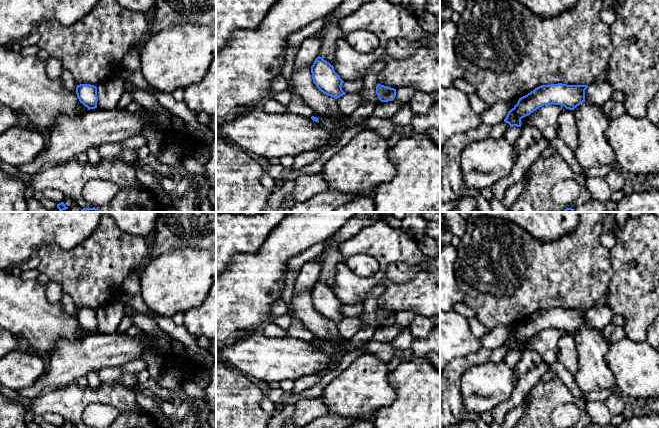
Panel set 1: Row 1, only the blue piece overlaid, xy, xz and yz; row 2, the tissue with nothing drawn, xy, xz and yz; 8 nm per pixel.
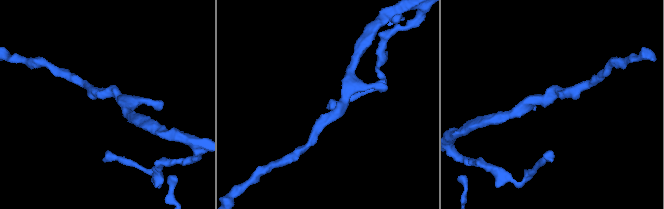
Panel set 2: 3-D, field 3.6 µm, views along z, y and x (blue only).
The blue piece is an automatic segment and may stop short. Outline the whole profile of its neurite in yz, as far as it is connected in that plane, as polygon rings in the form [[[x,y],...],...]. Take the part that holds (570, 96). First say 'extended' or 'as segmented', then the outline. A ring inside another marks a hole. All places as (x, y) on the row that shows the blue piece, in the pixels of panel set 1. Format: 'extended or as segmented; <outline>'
as segmented; [[[551,84],[541,85],[527,95],[519,98],[517,104],[508,112],[504,122],[510,127],[521,127],[521,119],[544,105],[561,105],[574,110],[585,102],[588,85]]]

